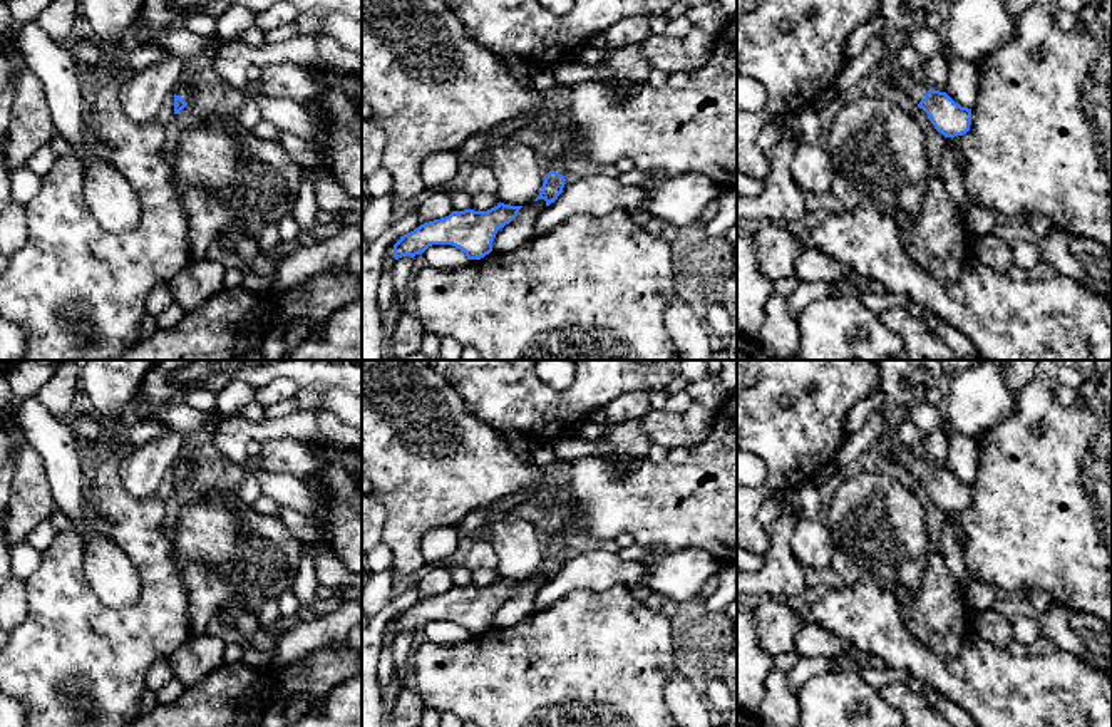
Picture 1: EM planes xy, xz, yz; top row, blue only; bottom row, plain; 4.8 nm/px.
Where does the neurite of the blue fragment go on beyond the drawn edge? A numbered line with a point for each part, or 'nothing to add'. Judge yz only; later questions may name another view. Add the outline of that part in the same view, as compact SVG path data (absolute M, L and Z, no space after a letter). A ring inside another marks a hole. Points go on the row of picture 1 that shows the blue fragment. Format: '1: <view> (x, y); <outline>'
1: yz (916, 89); M889 69L888 82L906 92L916 104L919 104L929 90L929 85L924 80L909 75L894 75Z

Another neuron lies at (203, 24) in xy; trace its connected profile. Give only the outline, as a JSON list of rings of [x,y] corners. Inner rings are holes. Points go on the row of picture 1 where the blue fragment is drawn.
[[[196,13],[184,20],[184,28],[196,32],[199,35],[216,35],[218,27],[218,17],[208,15],[208,13]]]

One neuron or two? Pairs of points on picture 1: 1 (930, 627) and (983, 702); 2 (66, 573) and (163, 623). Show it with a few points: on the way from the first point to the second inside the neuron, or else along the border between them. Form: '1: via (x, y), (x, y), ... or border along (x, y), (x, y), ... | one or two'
1: border along (973, 632), (952, 655), (936, 655), (915, 639) | two
2: via (82, 600), (108, 625), (136, 625) | one

